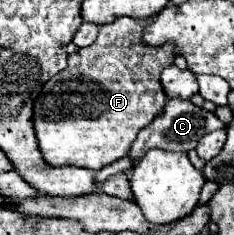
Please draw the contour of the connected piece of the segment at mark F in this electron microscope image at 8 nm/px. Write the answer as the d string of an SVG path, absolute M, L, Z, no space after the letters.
M120 17L116 23L102 25L98 39L92 45L70 53L68 67L44 85L44 95L40 95L34 103L34 127L40 151L50 165L76 165L98 171L104 165L124 157L130 151L138 131L150 125L154 117L162 115L168 97L160 83L160 73L164 67L174 65L174 43L164 43L160 47L146 45L142 35L150 23L152 19L138 21Z

